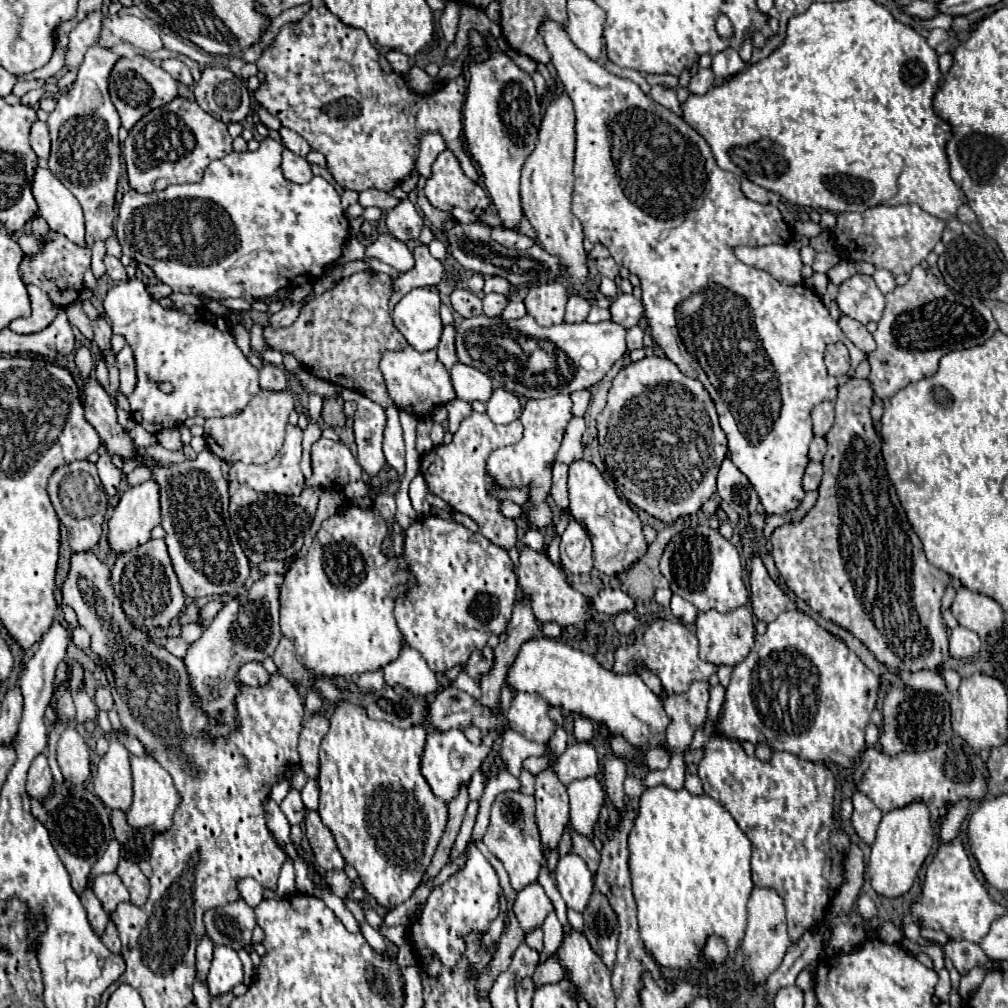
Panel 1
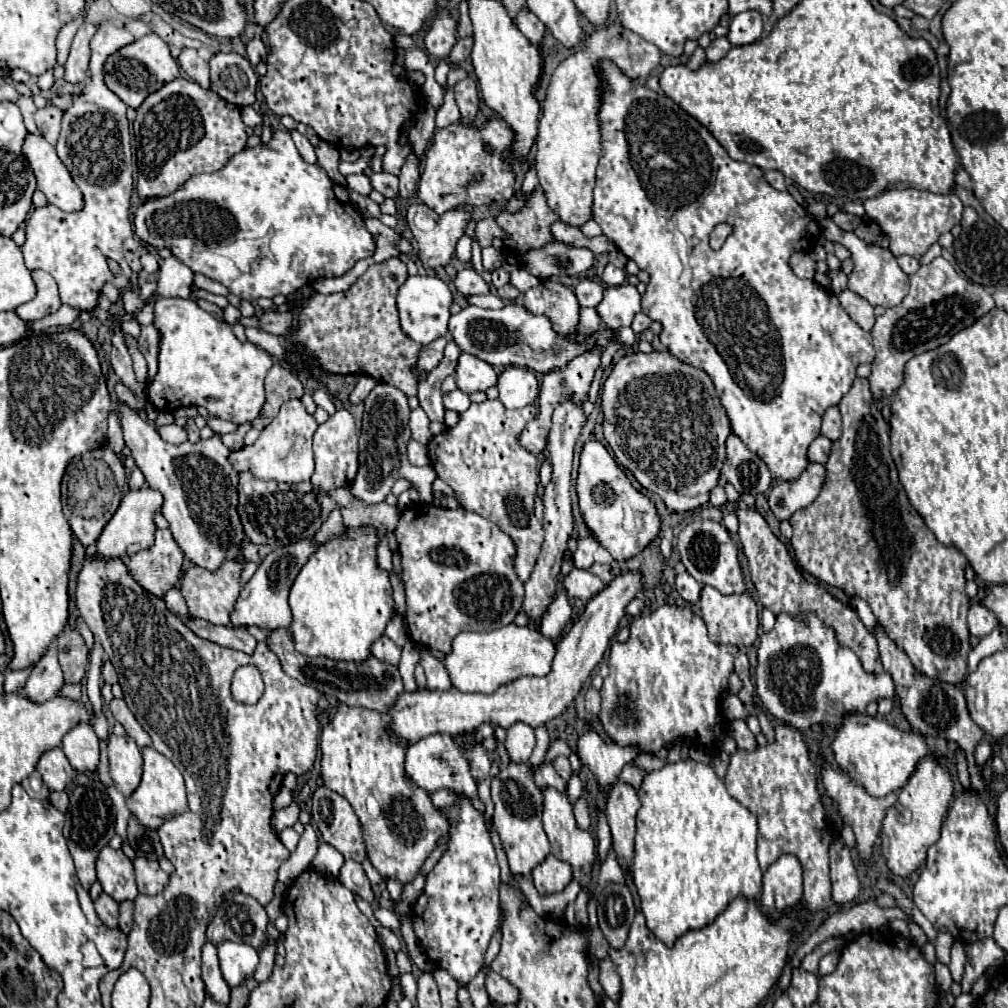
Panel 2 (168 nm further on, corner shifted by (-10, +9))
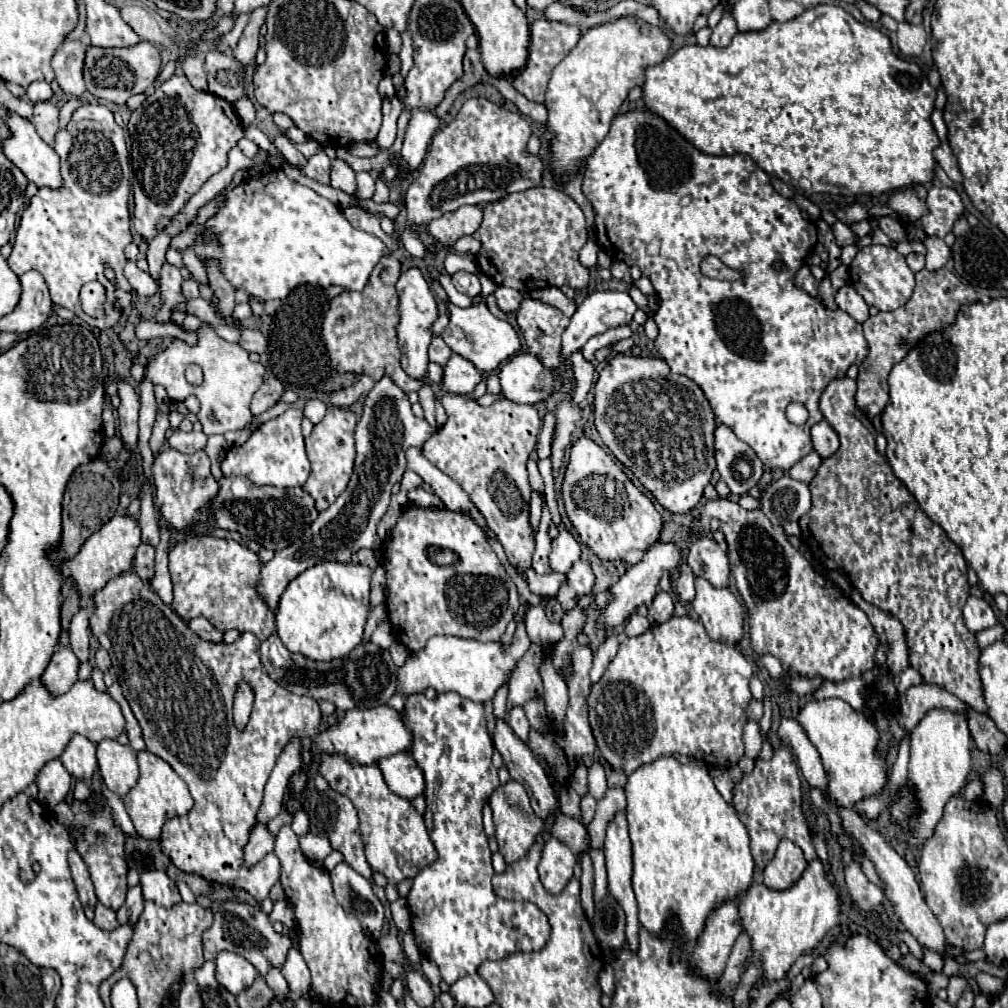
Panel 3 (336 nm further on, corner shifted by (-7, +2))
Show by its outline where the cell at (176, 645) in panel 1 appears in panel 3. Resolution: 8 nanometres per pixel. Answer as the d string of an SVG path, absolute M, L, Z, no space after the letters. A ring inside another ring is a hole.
M193 618L193 620L189 620L189 628L191 628L199 638L209 640L209 642L221 642L221 638L223 638L223 632L215 630L215 628L211 626L211 622L205 620L205 618Z

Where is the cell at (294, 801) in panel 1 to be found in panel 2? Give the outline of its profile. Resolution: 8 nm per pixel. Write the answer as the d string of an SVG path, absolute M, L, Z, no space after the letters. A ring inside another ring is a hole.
M292 801L286 809L274 813L274 817L272 817L272 827L274 827L276 831L282 831L284 827L292 827L292 825L298 821L298 813L300 813L300 803L298 803L298 801Z

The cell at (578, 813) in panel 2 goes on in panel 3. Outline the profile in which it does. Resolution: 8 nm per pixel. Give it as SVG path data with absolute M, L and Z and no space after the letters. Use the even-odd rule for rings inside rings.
M585 794L585 796L581 798L581 818L583 818L583 824L585 824L585 826L593 820L593 816L595 816L595 806L597 806L597 802L595 802L595 798L593 798L591 794Z

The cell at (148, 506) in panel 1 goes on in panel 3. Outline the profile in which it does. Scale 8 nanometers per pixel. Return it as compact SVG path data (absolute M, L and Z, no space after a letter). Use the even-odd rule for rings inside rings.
M117 512L107 524L103 524L95 534L91 534L85 540L85 544L81 546L79 554L75 554L75 558L63 560L59 564L59 572L61 572L63 578L73 578L79 596L93 598L93 594L97 590L101 590L111 578L131 570L135 550L137 550L139 544L141 544L139 524L133 518L125 516L123 512Z

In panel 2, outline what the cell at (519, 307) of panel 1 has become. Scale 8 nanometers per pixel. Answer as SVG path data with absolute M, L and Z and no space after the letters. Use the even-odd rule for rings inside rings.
M474 295L474 297L468 297L468 303L476 305L476 307L490 307L490 309L502 309L504 307L504 301L496 295Z

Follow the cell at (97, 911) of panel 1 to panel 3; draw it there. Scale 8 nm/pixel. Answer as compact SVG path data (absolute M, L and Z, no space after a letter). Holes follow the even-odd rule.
M97 904L97 908L95 908L95 920L93 922L101 930L115 930L119 926L115 912L111 908L105 908L103 904Z

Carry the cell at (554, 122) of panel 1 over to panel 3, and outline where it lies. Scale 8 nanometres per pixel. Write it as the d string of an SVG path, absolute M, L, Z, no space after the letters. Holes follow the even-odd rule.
M617 18L615 22L605 22L599 26L593 26L591 30L587 30L579 44L555 66L551 80L549 80L549 88L547 88L547 110L549 110L549 128L557 134L557 138L551 144L551 164L553 164L553 174L561 176L561 174L575 174L577 170L585 168L585 158L595 150L595 146L607 136L611 120L617 116L621 104L627 98L627 92L633 86L641 86L643 84L643 70L647 64L659 64L667 58L669 50L671 50L671 36L659 28L659 26L651 26L645 20L639 18Z

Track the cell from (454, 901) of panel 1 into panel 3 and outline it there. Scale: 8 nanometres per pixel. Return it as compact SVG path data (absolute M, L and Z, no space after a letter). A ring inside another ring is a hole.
M447 692L447 694L439 694L435 700L427 700L425 694L413 694L407 698L405 702L405 710L401 712L403 714L403 720L405 720L405 726L411 730L411 736L413 736L413 742L411 746L405 750L407 754L411 754L411 758L415 760L415 764L423 770L423 776L425 778L435 778L435 784L431 788L425 790L425 800L427 800L427 810L423 814L425 818L425 824L427 824L427 830L429 830L429 838L431 842L435 844L437 852L439 852L439 858L437 862L433 862L431 866L425 866L415 878L413 878L413 886L411 886L411 892L407 894L407 902L409 902L409 910L411 910L411 926L415 930L415 940L417 940L417 946L421 950L421 954L429 960L433 960L439 970L441 970L441 978L447 982L447 984L453 984L455 980L459 980L461 976L467 976L467 974L475 974L479 964L483 960L501 960L501 958L507 958L509 954L515 954L515 952L535 952L535 950L541 950L545 944L547 944L547 938L551 934L551 926L549 926L549 920L547 916L531 902L527 904L521 904L521 902L511 902L511 900L503 900L499 898L495 892L493 892L493 886L491 886L491 876L493 876L493 866L491 866L491 850L489 850L489 844L487 844L487 836L483 832L483 818L481 818L481 810L485 806L485 802L489 800L489 796L493 794L493 790L499 786L499 776L497 776L497 768L491 764L491 756L493 756L493 740L487 732L487 722L485 722L485 710L483 710L483 704L477 704L473 700L467 700L455 692Z

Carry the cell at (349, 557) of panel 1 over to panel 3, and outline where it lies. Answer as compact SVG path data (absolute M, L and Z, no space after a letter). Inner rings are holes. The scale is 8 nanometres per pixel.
M321 562L295 580L289 582L285 592L279 598L275 610L275 626L281 642L291 652L299 652L311 660L333 660L347 656L363 640L363 626L367 622L367 604L369 604L369 582L371 570L361 564L339 564L339 562Z

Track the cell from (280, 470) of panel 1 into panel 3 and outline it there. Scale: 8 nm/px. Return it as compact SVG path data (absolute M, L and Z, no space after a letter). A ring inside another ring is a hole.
M289 408L281 416L263 422L243 446L231 446L225 460L221 462L223 476L245 476L251 482L265 486L277 486L277 488L293 488L303 486L309 478L311 466L305 454L305 442L301 434L301 420L303 412L299 408Z

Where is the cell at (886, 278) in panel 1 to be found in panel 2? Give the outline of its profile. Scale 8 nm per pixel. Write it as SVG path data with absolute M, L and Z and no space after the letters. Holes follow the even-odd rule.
M902 255L902 257L898 257L898 265L902 267L902 271L906 273L906 275L912 275L912 273L916 273L918 271L918 259L914 259L914 257L906 257L906 255Z

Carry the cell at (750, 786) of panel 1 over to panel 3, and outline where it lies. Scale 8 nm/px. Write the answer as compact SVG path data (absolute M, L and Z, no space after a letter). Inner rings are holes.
M787 746L775 748L775 754L771 760L757 760L755 770L747 776L743 776L741 782L735 784L733 790L733 806L741 818L741 822L747 826L751 836L751 854L755 858L755 864L759 868L765 868L775 850L779 840L789 838L803 850L807 862L817 858L816 850L812 844L811 831L802 812L801 777L797 772L797 764L793 760L793 754ZM775 802L775 806L773 806ZM767 804L771 804L771 812L767 810Z

